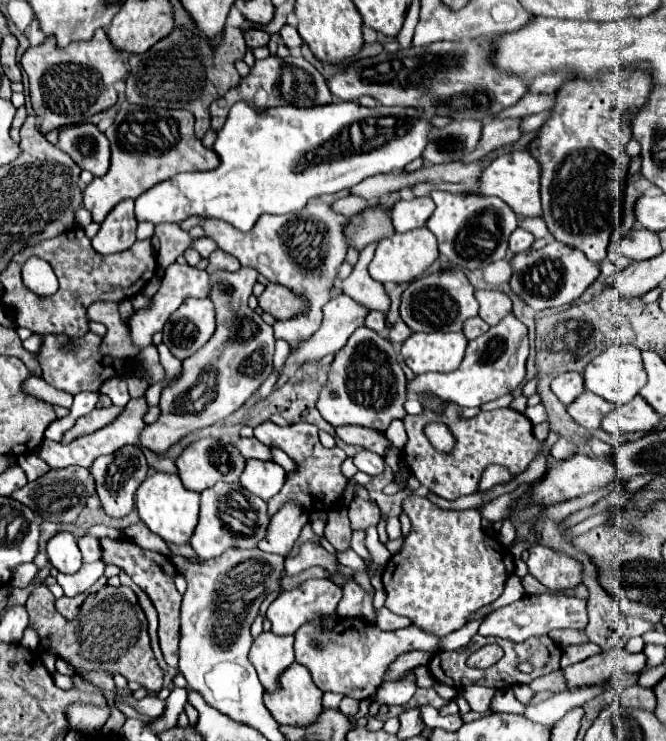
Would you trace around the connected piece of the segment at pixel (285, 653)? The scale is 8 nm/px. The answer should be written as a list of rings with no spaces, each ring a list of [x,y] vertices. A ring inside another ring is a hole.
[[[260,633],[250,649],[250,661],[258,671],[260,683],[268,691],[278,689],[278,675],[294,661],[294,637]]]

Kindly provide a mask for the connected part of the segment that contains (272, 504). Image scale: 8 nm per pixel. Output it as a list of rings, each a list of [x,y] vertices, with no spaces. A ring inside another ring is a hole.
[[[266,421],[266,423],[262,423],[254,429],[254,437],[258,441],[262,441],[264,445],[282,449],[300,467],[298,473],[292,479],[286,481],[282,491],[268,501],[268,513],[270,515],[274,515],[276,509],[280,509],[282,503],[286,503],[290,499],[296,499],[300,505],[304,505],[304,501],[310,501],[312,507],[322,503],[322,509],[330,509],[334,503],[338,503],[342,491],[346,489],[346,477],[340,471],[340,465],[344,463],[346,453],[340,447],[324,449],[318,441],[318,427],[316,425],[294,423],[294,425],[288,425],[288,427],[280,427],[280,425],[274,425],[272,421]]]

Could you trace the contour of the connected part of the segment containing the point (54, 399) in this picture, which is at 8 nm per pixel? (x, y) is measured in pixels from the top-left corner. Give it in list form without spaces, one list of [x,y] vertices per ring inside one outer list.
[[[30,377],[30,379],[26,381],[26,385],[24,385],[24,391],[30,393],[30,395],[34,395],[34,397],[38,397],[38,399],[44,399],[44,401],[48,401],[48,403],[52,403],[52,405],[60,405],[60,407],[66,409],[72,407],[72,395],[68,395],[66,391],[54,389],[54,387],[48,385],[46,381],[42,381],[40,377]]]

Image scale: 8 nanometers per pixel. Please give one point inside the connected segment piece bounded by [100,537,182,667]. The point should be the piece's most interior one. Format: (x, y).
(154, 573)

